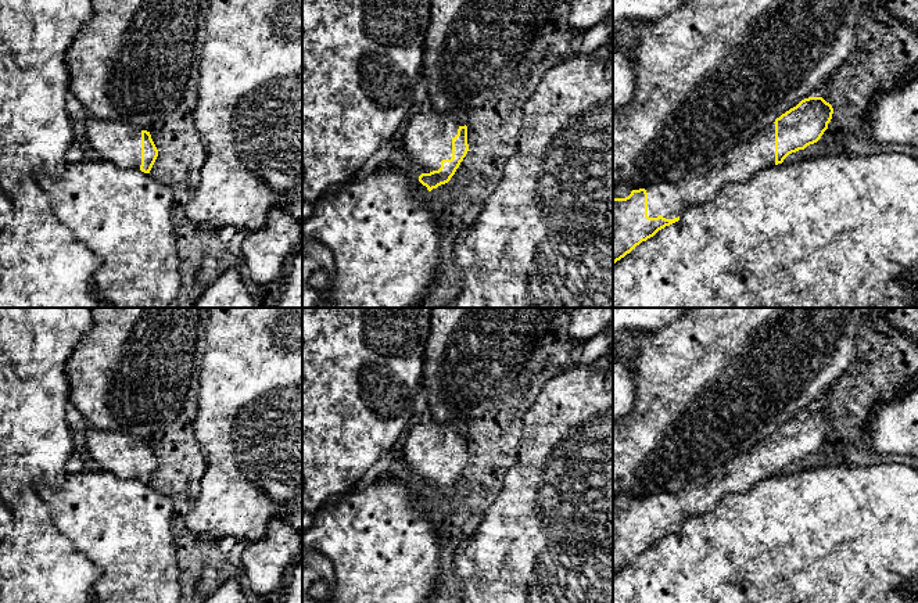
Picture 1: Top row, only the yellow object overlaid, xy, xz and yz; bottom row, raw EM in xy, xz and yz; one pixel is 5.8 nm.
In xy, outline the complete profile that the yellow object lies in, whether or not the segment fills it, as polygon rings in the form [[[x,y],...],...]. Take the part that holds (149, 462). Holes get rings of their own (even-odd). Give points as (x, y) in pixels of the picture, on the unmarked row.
[[[90,427],[85,442],[96,467],[119,478],[150,484],[158,467],[150,442],[130,434]]]

